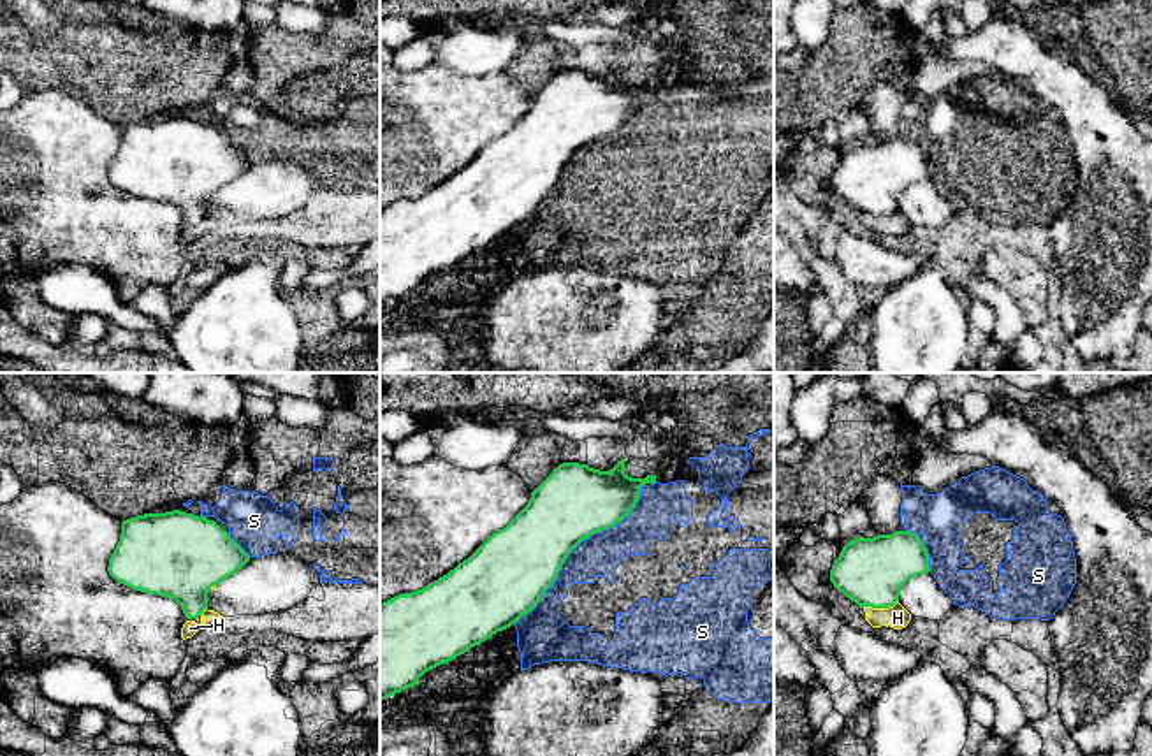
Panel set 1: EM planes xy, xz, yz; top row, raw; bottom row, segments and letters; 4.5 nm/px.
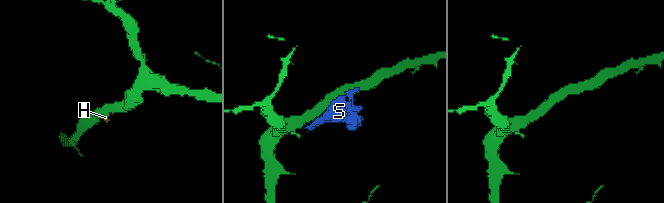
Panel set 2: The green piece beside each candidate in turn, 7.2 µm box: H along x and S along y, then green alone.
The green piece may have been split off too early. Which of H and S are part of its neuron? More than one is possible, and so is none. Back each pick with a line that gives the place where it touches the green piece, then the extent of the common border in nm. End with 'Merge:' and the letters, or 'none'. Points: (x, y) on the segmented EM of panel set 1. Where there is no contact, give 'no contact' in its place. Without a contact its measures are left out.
Merge: none

